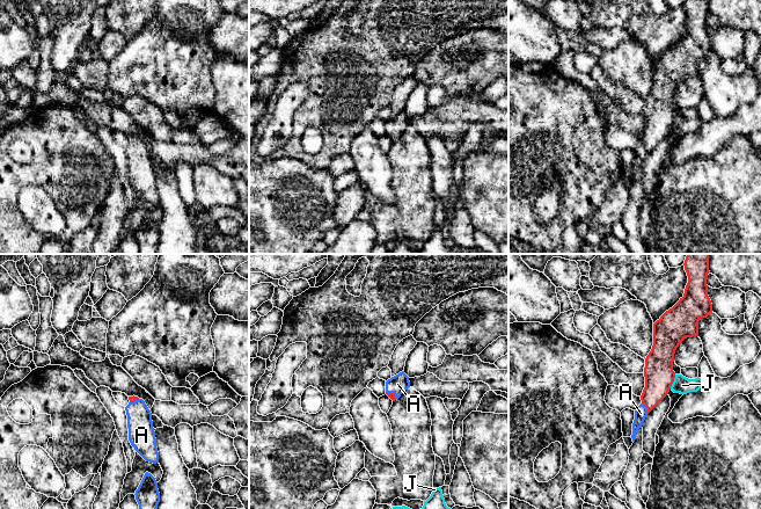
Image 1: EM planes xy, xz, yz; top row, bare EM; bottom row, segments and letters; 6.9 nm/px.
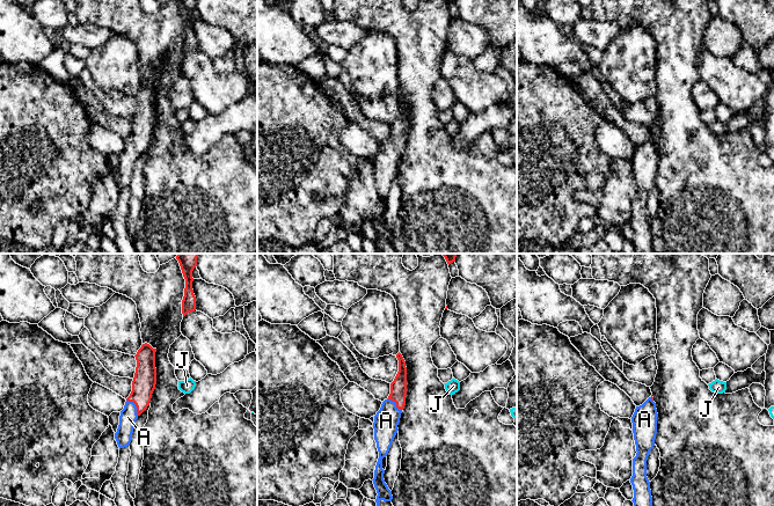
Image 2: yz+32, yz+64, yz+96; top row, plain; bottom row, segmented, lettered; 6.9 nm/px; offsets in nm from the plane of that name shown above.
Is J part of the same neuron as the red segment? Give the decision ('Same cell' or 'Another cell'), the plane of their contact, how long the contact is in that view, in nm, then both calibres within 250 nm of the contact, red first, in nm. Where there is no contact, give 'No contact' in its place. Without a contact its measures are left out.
Another cell. Touches red in yz. Shared border 110 nm. Thickness 200 nm (red) against 120 nm

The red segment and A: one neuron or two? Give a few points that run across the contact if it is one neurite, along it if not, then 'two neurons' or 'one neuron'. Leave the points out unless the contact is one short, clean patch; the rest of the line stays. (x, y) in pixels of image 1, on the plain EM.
yz (659, 116), (657, 128), (646, 147), (641, 153) | one neuron

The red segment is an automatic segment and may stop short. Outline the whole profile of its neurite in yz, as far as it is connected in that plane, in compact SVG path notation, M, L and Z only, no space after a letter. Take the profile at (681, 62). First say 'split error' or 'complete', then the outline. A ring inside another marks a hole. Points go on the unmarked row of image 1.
split error | M685 0L685 10L688 23L683 37L659 60L653 64L653 86L645 99L644 117L645 128L641 136L642 144L635 151L632 163L632 182L636 180L638 169L647 154L668 134L675 118L673 111L674 94L679 85L687 78L698 77L698 60L712 53L712 44L708 36L707 17L709 12L709 0Z

